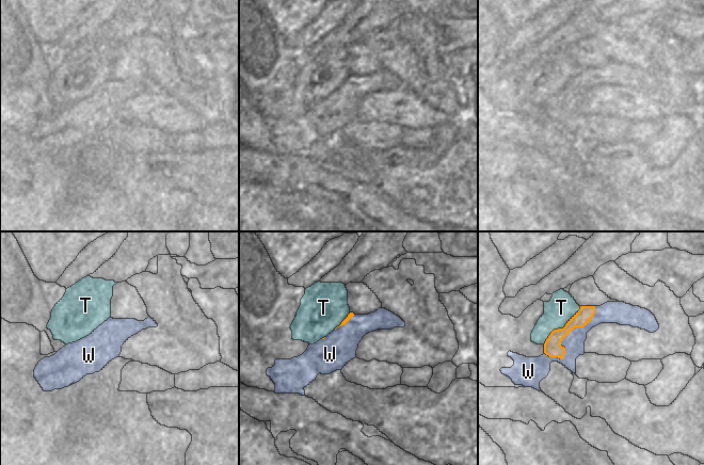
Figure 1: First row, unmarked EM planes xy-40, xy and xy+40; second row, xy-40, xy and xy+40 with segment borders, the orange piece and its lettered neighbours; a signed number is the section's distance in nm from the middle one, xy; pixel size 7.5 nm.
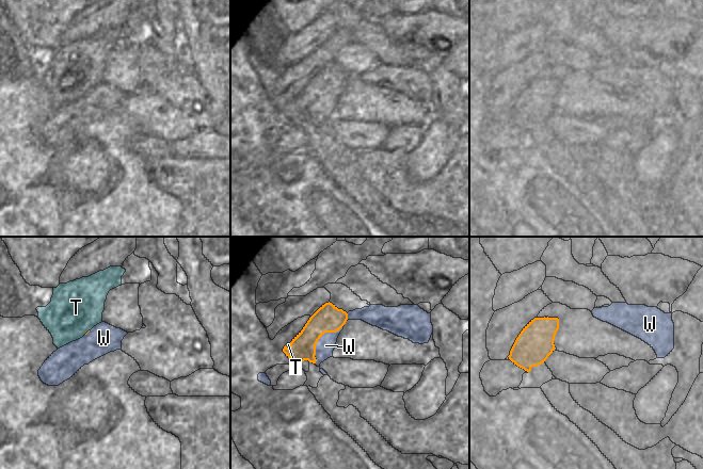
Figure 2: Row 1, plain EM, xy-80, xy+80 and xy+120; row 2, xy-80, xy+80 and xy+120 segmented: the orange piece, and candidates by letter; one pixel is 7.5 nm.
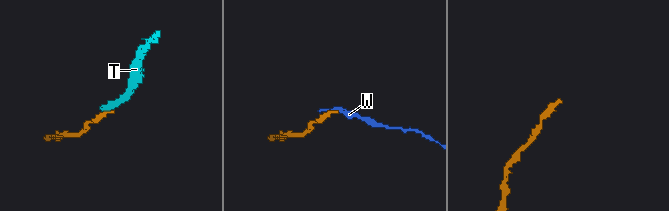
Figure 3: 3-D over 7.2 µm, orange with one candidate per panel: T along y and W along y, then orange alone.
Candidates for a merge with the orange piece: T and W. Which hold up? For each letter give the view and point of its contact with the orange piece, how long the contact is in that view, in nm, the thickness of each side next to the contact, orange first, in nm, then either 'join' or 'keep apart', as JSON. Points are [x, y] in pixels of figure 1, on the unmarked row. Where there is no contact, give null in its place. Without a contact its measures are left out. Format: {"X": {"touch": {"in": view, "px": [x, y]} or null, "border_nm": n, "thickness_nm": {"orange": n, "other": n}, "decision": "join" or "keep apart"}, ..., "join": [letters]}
{"T": {"touch": {"in": "xy+40", "px": [561, 90]}, "border_nm": 400, "thickness_nm": {"orange": 140, "other": 200}, "decision": "join"}, "W": {"touch": {"in": "xy+40", "px": [564, 98]}, "border_nm": 550, "thickness_nm": {"orange": 140, "other": 160}, "decision": "keep apart"}, "join": ["T"]}

